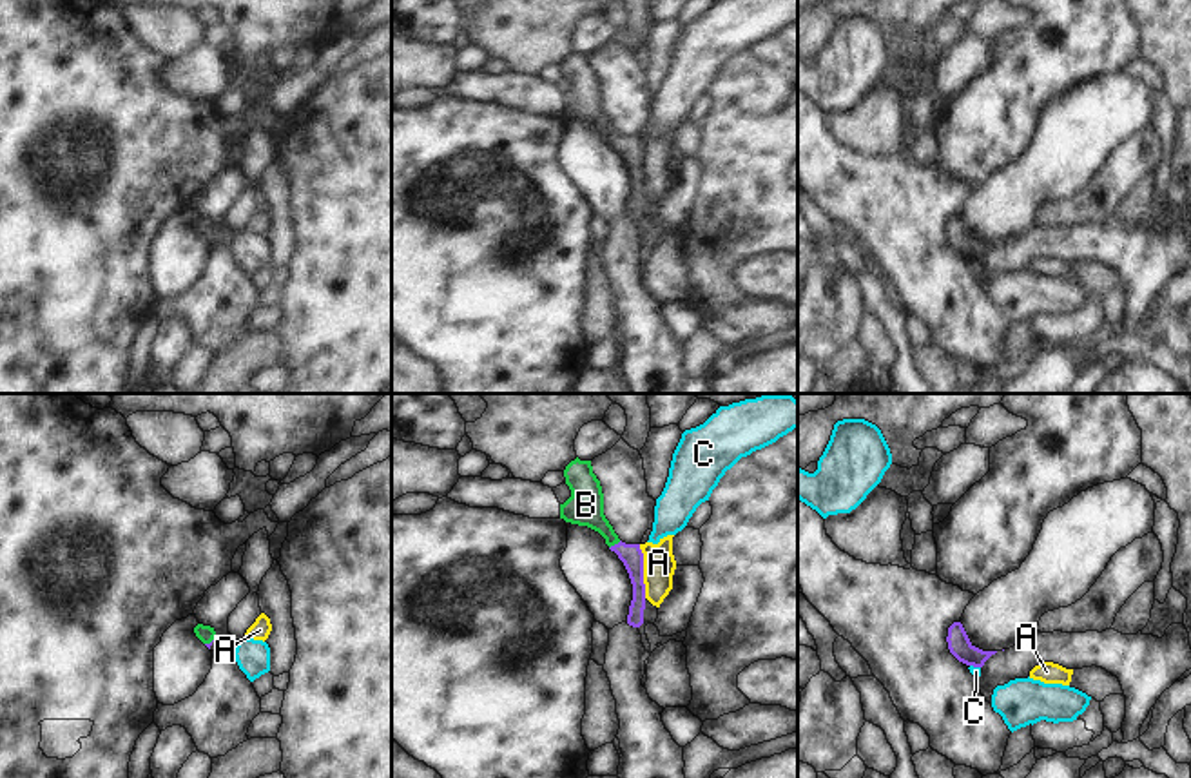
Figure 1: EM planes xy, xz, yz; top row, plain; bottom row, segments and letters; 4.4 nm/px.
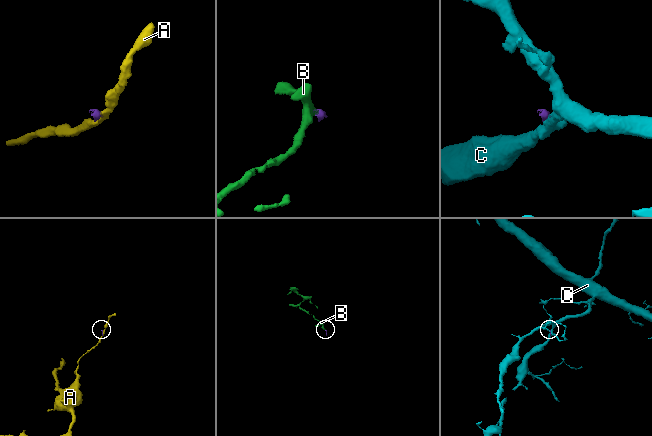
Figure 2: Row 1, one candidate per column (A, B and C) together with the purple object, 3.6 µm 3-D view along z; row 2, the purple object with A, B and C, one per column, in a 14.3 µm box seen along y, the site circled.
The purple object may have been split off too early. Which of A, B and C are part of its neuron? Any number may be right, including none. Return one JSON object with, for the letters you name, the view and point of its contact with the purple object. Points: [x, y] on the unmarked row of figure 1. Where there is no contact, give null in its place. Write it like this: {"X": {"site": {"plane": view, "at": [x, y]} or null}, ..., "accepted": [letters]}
{"B": {"site": {"plane": "xz", "at": [615, 138]}}, "accepted": ["B"]}

